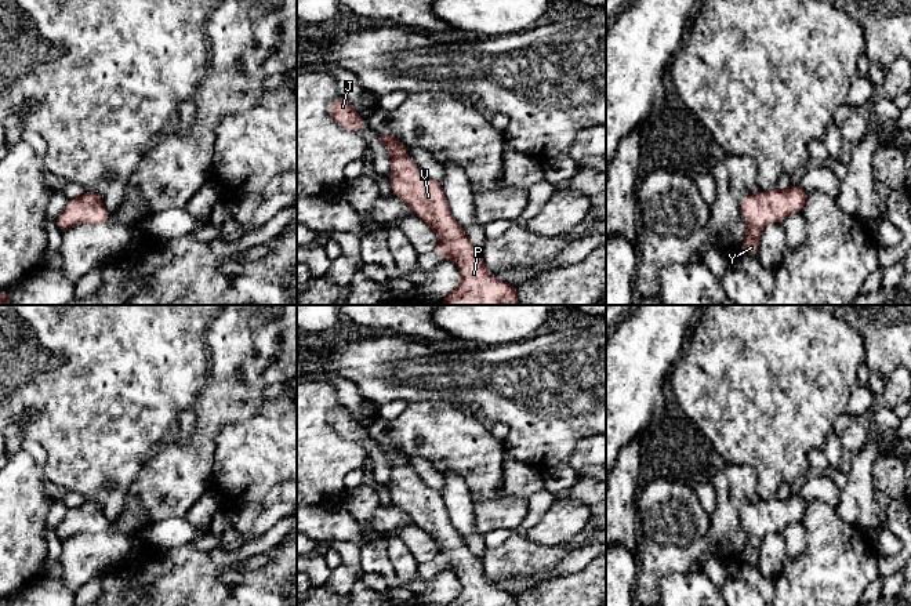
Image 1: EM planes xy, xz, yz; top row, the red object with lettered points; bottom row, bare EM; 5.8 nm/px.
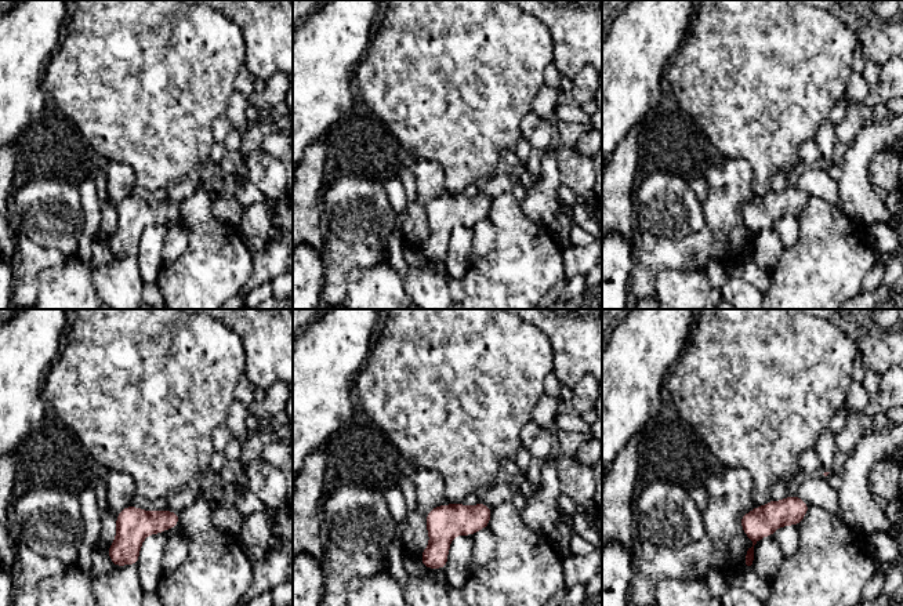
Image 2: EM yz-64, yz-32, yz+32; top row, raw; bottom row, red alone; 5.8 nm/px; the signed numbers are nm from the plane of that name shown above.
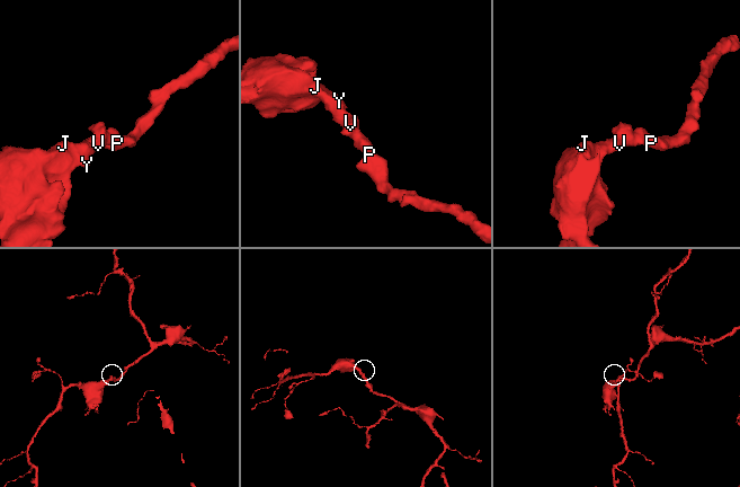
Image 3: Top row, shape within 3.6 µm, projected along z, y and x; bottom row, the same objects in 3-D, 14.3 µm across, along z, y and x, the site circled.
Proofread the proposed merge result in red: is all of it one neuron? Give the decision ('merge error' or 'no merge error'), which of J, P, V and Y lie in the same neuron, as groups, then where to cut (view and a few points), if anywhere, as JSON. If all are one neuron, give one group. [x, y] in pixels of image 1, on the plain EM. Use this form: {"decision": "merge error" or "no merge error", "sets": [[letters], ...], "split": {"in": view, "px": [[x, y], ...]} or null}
{"decision": "no merge error", "sets": [["J", "P", "V", "Y"]], "split": null}

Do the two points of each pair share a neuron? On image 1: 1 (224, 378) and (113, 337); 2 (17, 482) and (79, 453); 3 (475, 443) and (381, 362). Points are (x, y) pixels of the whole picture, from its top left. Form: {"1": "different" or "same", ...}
{"1": "different", "2": "different", "3": "different"}

